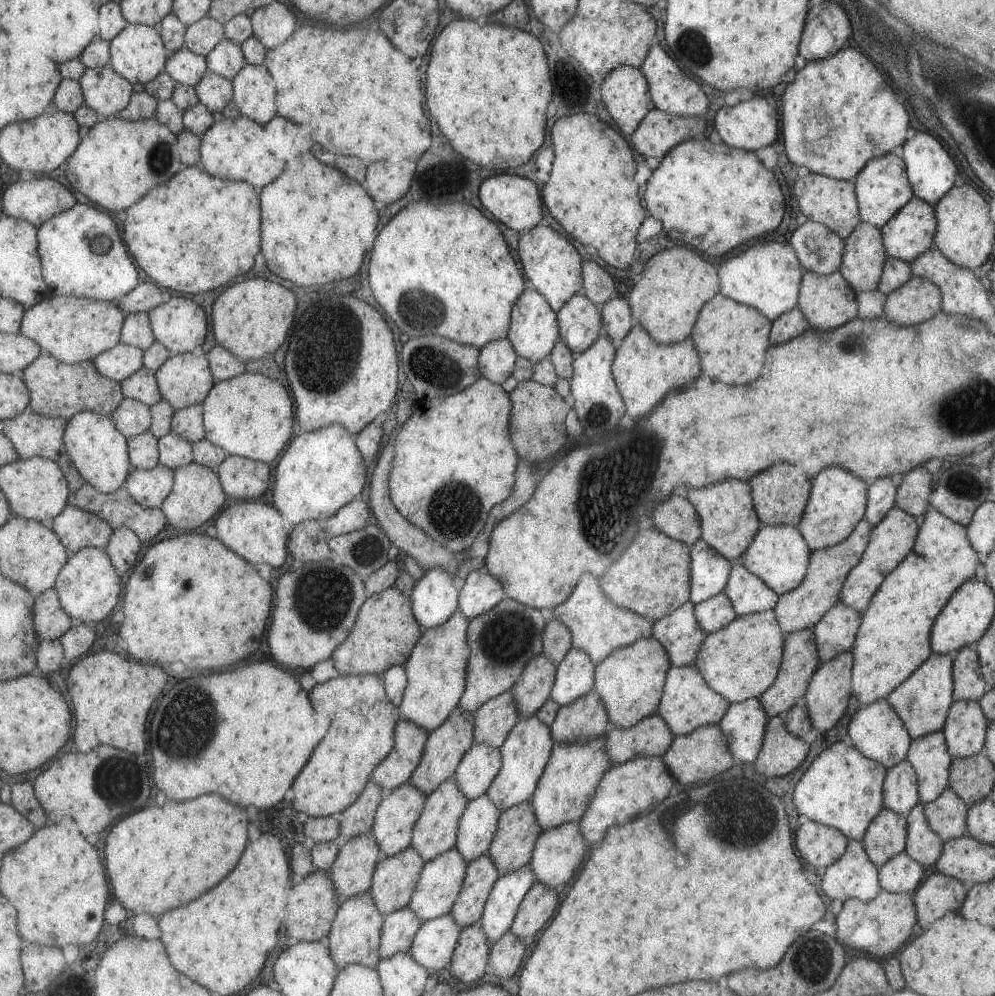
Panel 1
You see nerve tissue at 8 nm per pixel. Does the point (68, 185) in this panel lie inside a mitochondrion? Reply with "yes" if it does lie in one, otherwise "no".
no

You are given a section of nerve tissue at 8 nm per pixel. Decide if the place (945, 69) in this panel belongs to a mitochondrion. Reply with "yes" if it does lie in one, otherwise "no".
yes

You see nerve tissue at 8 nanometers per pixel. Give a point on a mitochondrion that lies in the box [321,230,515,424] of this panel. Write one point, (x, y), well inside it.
(433, 365)

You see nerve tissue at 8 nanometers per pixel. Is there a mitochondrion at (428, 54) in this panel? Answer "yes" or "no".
no

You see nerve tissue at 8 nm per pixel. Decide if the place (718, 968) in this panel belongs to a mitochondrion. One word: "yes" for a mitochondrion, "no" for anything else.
no

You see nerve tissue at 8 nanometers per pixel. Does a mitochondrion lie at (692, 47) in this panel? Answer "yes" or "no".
yes

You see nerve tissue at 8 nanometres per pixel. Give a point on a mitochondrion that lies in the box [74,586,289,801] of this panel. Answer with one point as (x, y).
(192, 710)

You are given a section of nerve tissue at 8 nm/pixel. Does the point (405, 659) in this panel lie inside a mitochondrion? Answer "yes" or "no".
no

